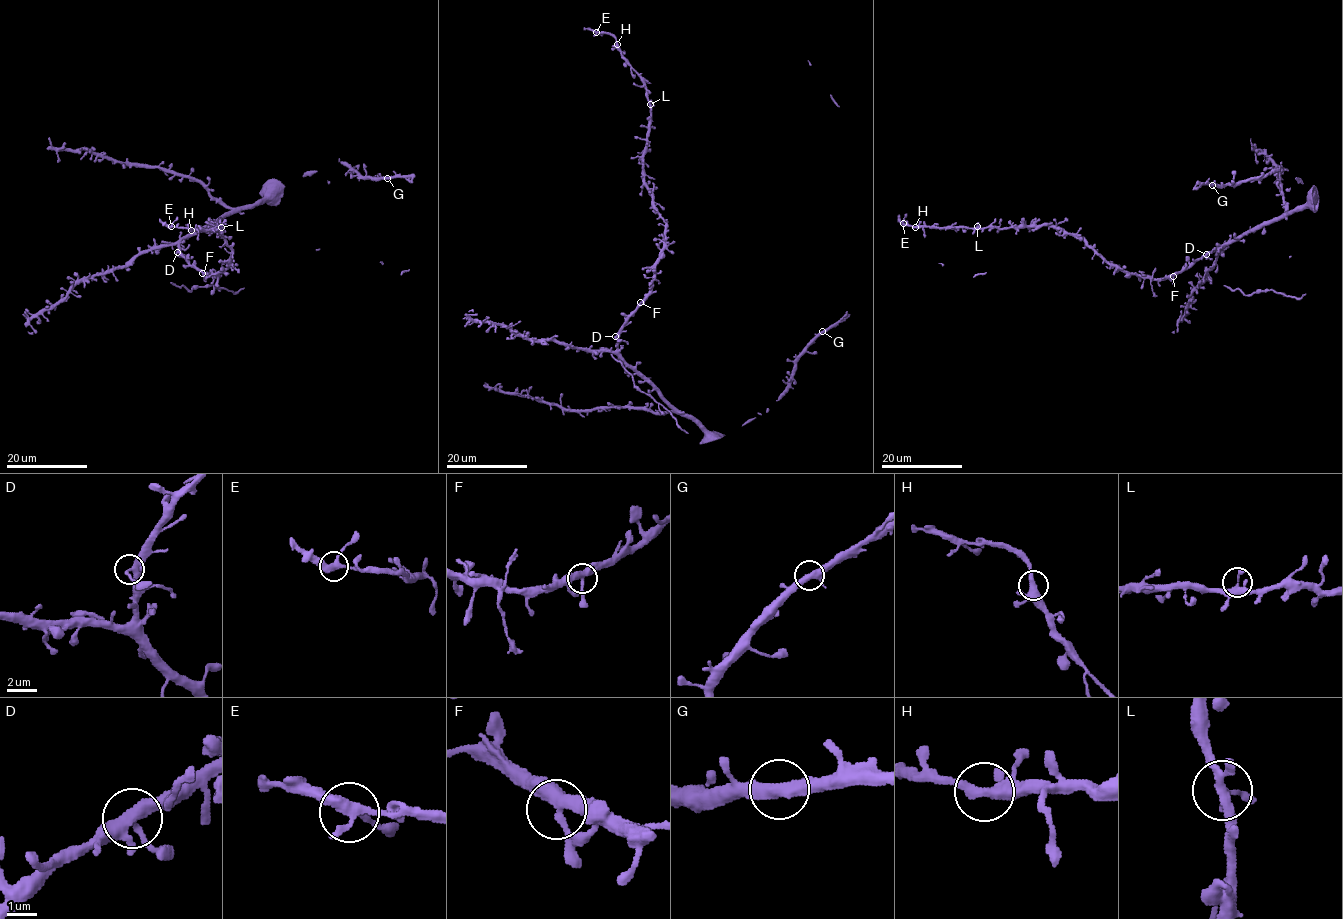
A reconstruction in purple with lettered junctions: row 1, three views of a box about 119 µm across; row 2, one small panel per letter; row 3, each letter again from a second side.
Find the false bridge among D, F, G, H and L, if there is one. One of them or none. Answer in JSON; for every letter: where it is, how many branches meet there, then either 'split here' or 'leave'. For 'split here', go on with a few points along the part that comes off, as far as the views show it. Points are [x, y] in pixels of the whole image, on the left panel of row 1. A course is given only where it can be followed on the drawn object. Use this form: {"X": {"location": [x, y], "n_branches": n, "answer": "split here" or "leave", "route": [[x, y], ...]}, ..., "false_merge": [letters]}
{"D": {"location": [177, 252], "n_branches": 4, "answer": "leave"}, "F": {"location": [202, 273], "n_branches": 3, "answer": "leave"}, "G": {"location": [387, 178], "n_branches": 3, "answer": "leave"}, "H": {"location": [191, 230], "n_branches": 4, "answer": "leave"}, "L": {"location": [221, 227], "n_branches": 4, "answer": "leave"}, "false_merge": []}

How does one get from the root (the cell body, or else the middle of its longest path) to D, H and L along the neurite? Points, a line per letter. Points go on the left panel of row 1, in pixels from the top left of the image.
D: (203, 271), (193, 267), (177, 252)
H: (203, 271), (214, 277), (228, 265), (231, 248), (212, 225), (222, 228), (191, 230)
L: (203, 271), (214, 277), (228, 265), (231, 248), (212, 225), (221, 227)

